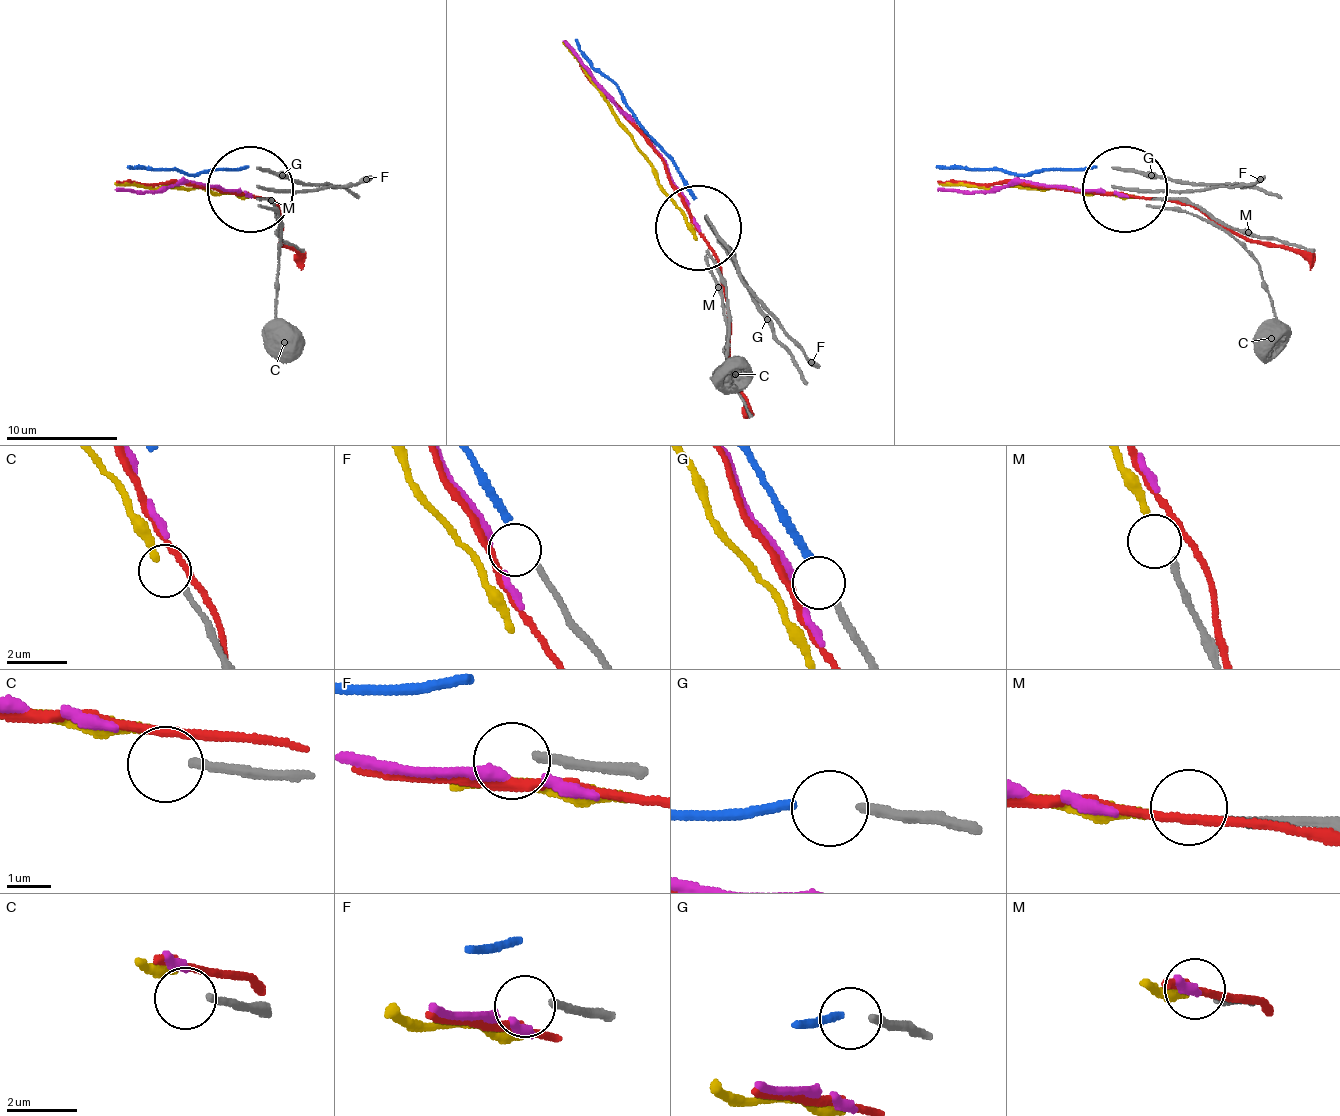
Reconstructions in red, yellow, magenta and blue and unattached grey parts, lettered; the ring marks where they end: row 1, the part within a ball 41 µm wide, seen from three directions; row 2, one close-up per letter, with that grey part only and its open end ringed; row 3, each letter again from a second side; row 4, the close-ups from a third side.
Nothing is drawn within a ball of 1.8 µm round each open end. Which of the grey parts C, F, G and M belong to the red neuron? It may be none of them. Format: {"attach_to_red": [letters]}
{"attach_to_red": []}

